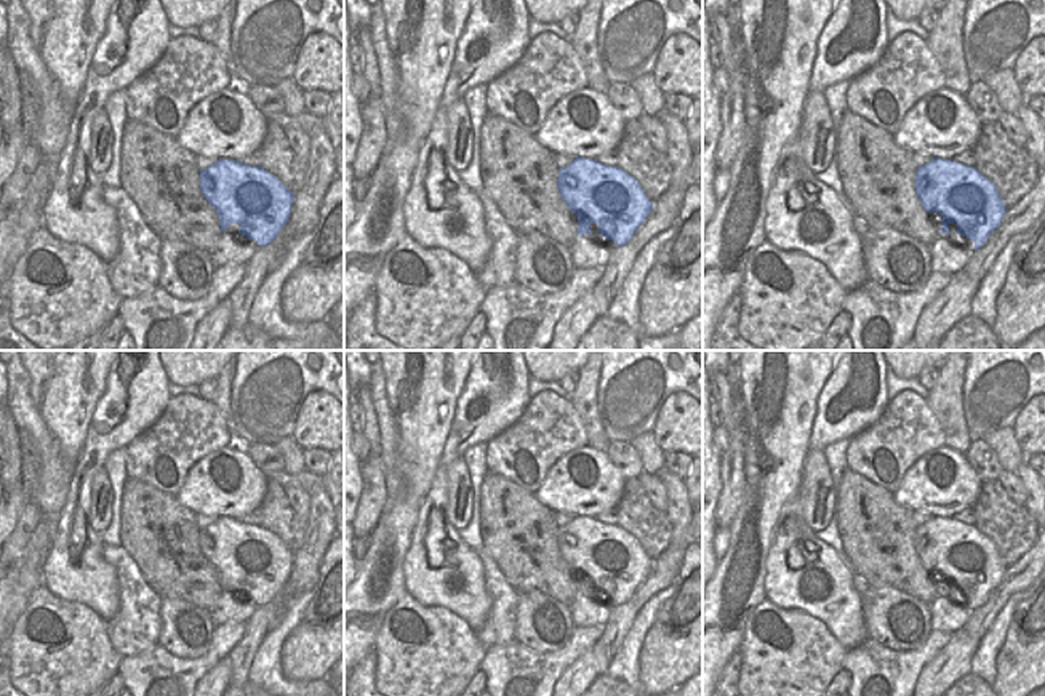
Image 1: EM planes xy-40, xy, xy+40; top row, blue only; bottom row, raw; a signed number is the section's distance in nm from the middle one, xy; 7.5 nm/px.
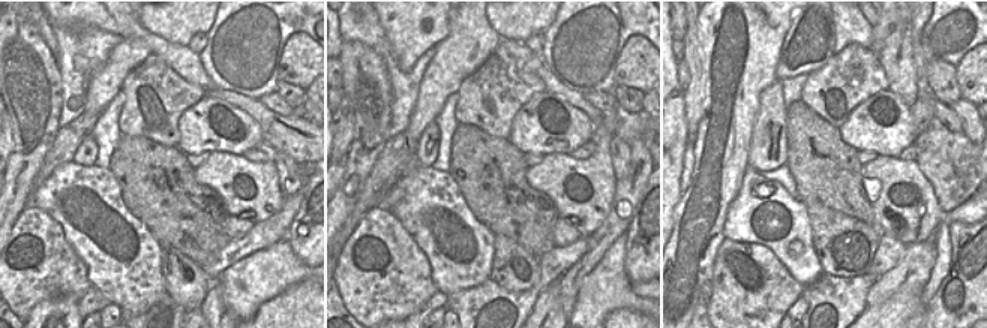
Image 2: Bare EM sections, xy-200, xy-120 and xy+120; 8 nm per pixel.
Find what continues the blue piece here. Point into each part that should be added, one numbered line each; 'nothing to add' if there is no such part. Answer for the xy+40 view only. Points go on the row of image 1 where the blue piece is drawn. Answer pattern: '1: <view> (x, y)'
1: xy+40 (956, 239)

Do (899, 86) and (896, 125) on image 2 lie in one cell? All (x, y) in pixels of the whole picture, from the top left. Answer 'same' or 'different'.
different

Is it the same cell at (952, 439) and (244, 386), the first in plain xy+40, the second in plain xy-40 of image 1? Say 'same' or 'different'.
different

